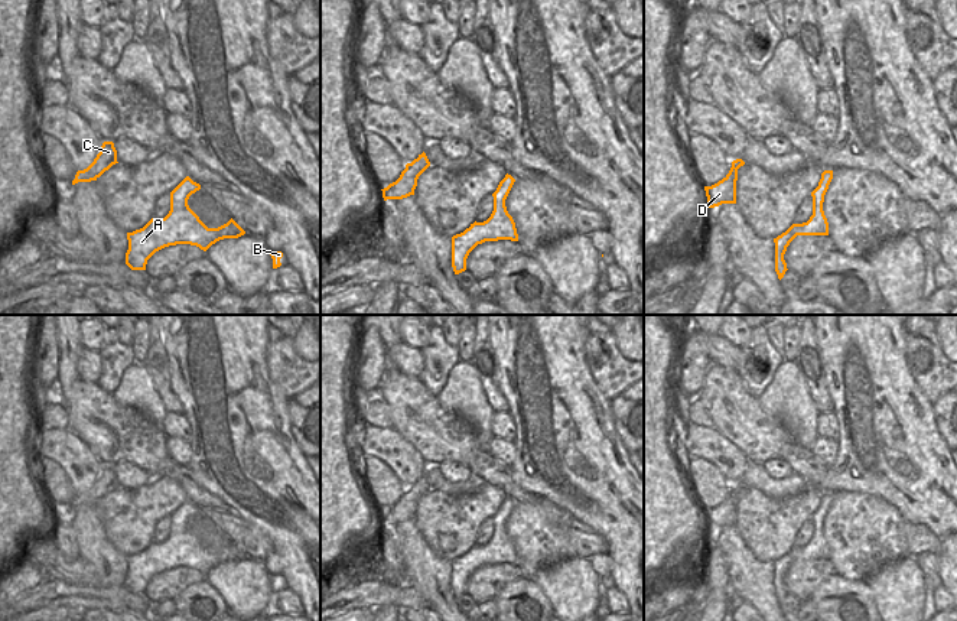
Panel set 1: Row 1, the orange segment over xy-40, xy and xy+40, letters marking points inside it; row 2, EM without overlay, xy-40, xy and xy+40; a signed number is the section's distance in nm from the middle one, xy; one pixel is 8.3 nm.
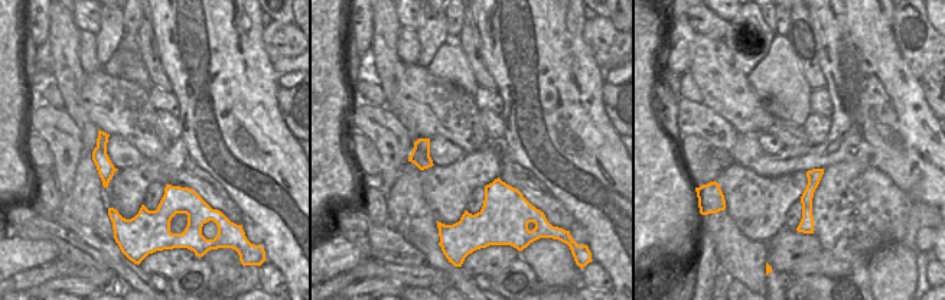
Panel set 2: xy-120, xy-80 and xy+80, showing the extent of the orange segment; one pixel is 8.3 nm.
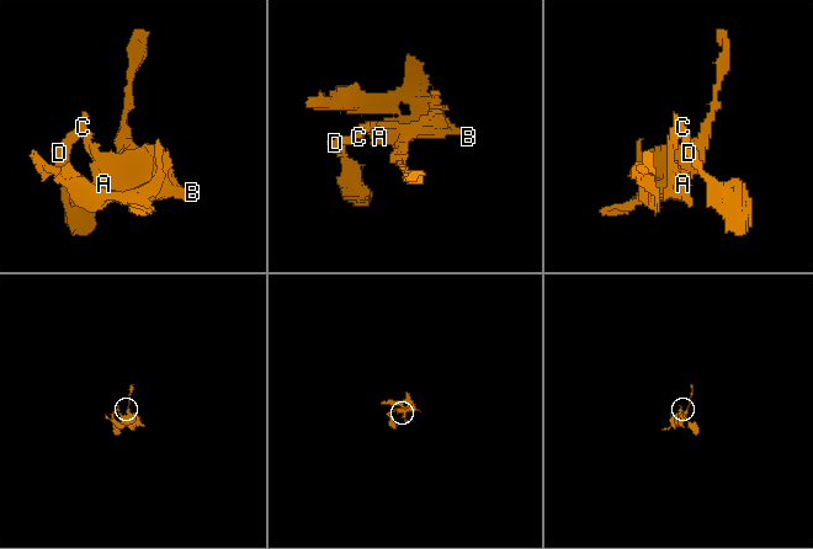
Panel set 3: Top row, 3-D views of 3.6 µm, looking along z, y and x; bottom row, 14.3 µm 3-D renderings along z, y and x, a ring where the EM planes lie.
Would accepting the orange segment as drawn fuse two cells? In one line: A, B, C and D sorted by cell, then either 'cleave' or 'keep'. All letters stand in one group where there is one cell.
groups A B C / D; cleave

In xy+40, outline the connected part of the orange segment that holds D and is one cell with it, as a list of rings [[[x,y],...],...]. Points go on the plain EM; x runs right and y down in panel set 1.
[[[738,500],[723,501],[712,510],[704,510],[709,531],[715,531],[722,527],[736,527],[736,504]]]

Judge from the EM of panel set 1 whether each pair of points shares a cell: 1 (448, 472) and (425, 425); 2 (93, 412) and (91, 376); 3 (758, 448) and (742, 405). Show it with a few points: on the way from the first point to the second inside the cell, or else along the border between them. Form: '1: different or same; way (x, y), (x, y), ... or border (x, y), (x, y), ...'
1: different; border (438, 464), (458, 461), (466, 467)
2: different; border (80, 377), (95, 383)
3: same; way (758, 438), (742, 420), (742, 415)

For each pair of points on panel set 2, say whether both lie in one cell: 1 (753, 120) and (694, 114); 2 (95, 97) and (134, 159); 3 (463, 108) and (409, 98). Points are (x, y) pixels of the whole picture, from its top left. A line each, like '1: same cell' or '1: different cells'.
1: different cells
2: different cells
3: same cell

